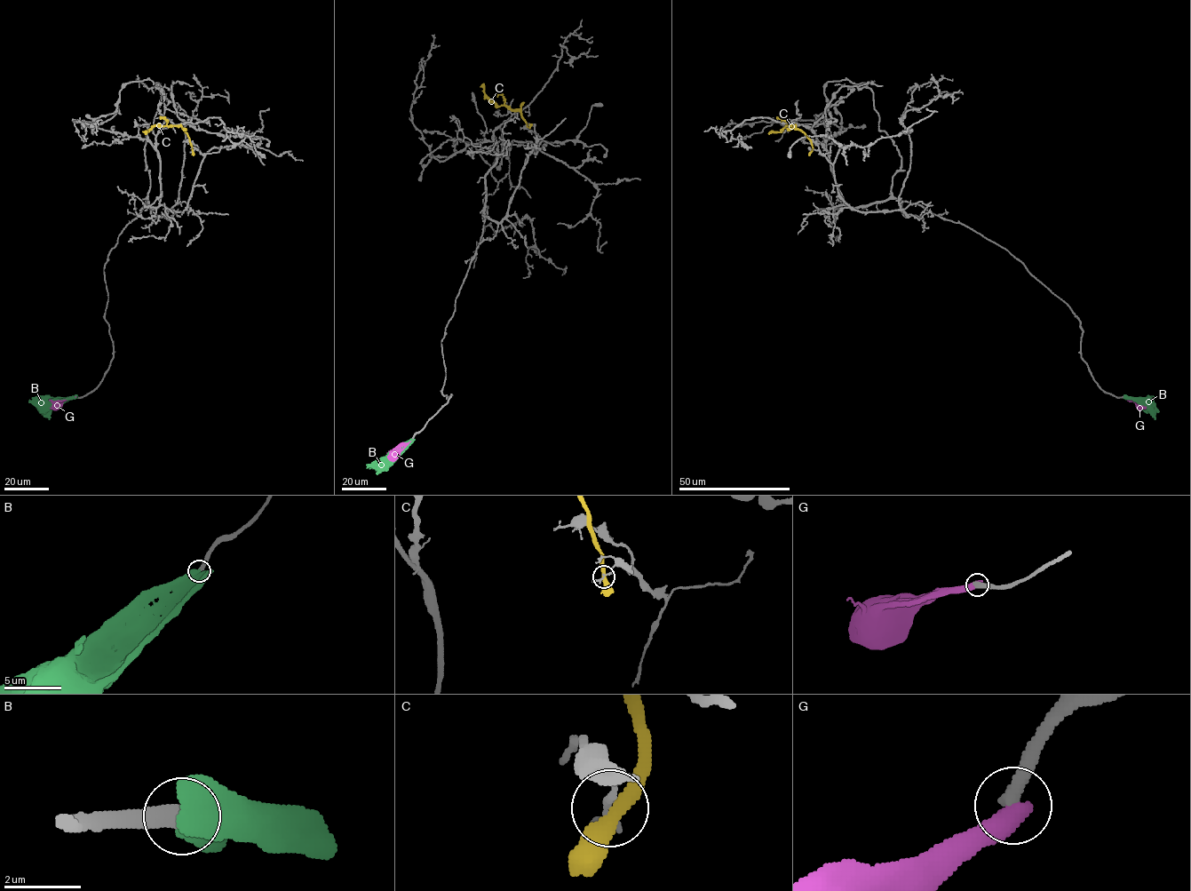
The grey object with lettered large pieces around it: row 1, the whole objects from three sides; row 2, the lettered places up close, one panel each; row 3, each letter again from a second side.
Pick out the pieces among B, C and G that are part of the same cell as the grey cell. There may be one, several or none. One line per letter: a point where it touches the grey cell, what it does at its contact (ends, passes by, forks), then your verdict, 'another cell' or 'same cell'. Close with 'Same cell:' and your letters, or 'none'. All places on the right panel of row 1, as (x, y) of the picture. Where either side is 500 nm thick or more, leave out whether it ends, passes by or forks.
B: (1123, 397) | another cell
C: (810, 151) | it passes by | another cell
G: (1123, 397) | same cell
Same cell: G

